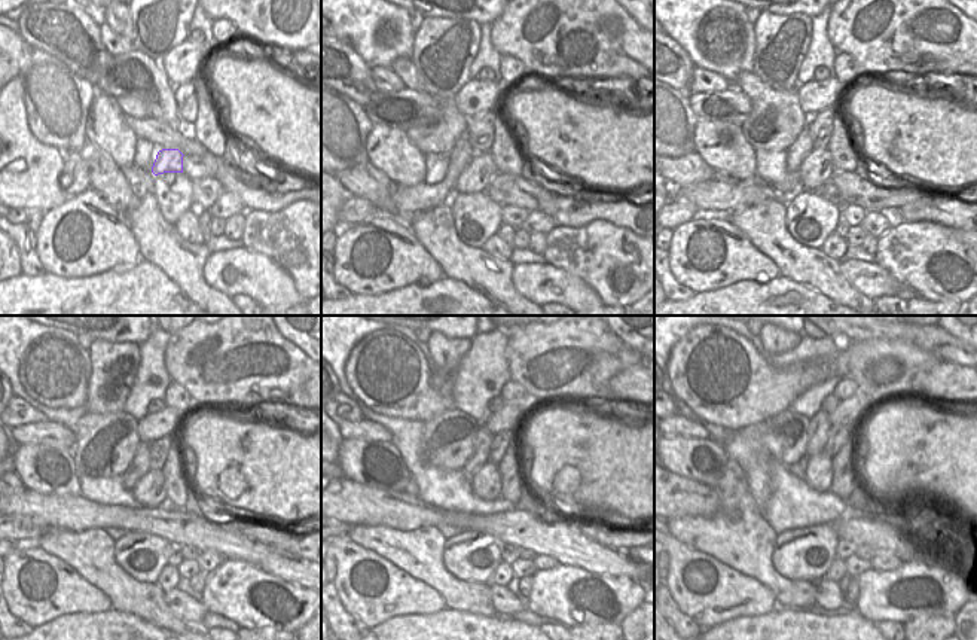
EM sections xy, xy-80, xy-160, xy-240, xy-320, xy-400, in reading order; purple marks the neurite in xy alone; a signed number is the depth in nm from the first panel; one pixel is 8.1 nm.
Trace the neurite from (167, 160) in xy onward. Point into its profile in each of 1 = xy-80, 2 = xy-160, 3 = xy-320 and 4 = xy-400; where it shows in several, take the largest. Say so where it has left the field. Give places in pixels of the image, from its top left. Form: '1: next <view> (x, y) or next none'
1: next xy-80 (476, 176)
2: next xy-160 (817, 168)
3: next xy-320 (487, 482)
4: next xy-400 (818, 468)

